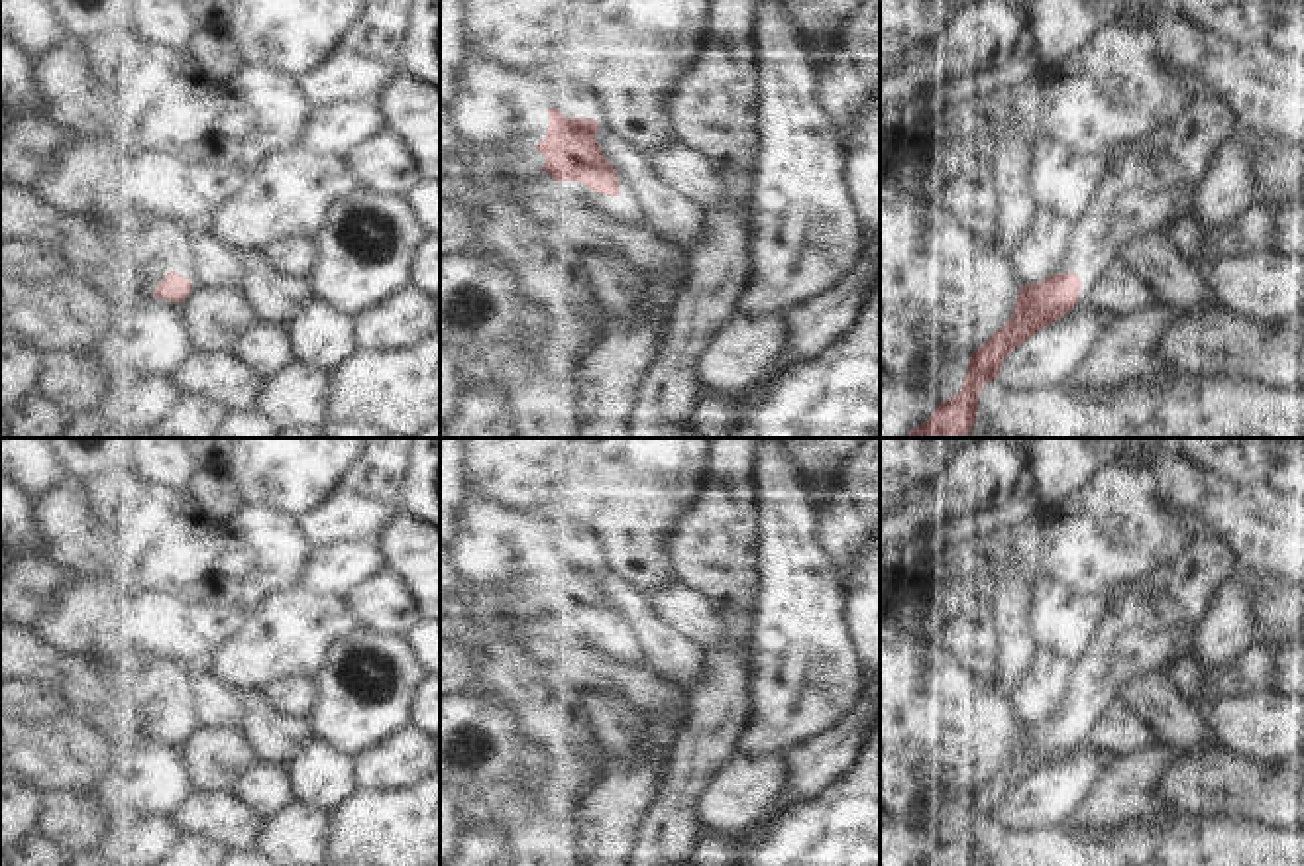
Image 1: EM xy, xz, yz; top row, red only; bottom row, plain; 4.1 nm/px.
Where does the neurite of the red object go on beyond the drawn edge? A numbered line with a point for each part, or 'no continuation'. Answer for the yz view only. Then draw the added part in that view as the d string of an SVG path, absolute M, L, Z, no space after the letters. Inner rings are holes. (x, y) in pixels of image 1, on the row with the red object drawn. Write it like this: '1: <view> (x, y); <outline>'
1: yz (1153, 181); M1204 98L1112 155L1090 244L1074 273L1096 277L1110 265L1112 245L1135 232L1159 232L1192 212L1208 163L1235 130L1231 108L1222 98Z

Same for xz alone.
1: xz (627, 209); M617 194L615 206L617 206L619 218L626 220L628 224L634 224L634 226L646 224L646 212L644 212L642 204L636 202L634 198Z

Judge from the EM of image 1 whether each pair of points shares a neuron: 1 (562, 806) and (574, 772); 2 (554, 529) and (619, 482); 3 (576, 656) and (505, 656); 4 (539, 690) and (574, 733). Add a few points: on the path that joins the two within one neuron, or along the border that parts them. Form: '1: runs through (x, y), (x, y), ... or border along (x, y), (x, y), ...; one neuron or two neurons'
1: border along (543, 747), (554, 758), (554, 778), (588, 792); two neurons
2: runs through (570, 513), (594, 491), (603, 491); one neuron
3: border along (511, 637), (535, 660), (570, 678); two neurons
4: runs through (541, 700), (564, 723); one neuron

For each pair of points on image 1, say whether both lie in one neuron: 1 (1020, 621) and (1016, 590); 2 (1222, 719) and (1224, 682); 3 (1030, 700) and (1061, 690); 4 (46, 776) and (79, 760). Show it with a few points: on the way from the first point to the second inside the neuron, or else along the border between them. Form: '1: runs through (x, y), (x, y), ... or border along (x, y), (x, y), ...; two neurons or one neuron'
1: runs through (1016, 613), (1016, 597); one neuron
2: border along (1269, 688), (1244, 698), (1193, 703); two neurons
3: runs through (1037, 696), (1043, 690), (1053, 690); one neuron
4: runs through (54, 768), (61, 760), (71, 760); one neuron

